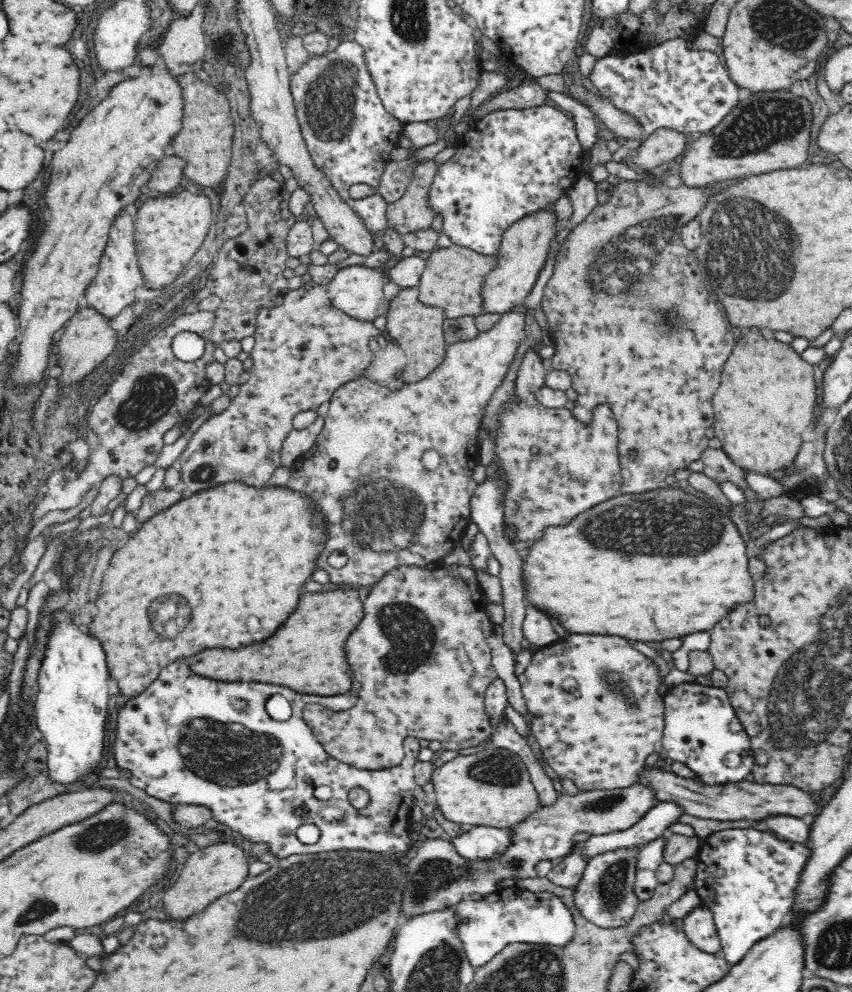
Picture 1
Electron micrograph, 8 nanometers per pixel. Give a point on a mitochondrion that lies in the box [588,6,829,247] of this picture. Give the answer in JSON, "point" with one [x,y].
{"point":[763,124]}

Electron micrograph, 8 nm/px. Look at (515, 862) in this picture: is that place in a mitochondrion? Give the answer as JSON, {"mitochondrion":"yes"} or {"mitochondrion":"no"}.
{"mitochondrion":"yes"}

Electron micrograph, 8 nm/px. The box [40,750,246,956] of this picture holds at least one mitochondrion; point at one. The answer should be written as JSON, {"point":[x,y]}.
{"point":[97,838]}

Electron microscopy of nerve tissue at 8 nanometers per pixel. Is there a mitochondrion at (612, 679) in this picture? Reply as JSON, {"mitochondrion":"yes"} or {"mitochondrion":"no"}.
{"mitochondrion":"yes"}

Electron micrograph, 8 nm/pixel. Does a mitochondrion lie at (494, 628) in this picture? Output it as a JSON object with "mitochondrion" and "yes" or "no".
{"mitochondrion":"no"}

